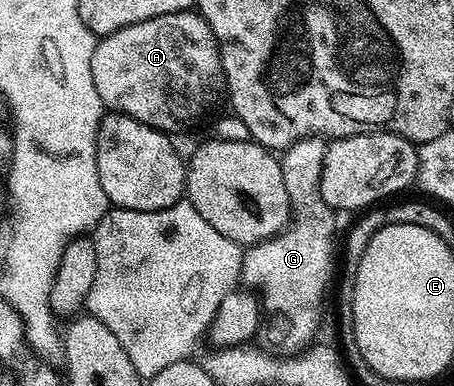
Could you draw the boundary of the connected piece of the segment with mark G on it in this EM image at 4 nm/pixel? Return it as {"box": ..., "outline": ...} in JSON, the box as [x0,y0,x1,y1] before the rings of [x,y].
{"box":[242,136,337,354],"outline":[[[307,136],[285,149],[281,163],[293,219],[278,236],[250,245],[243,254],[242,283],[256,293],[263,292],[261,306],[266,316],[261,336],[272,349],[283,354],[298,353],[316,339],[319,318],[314,306],[331,276],[331,263],[337,260],[337,244],[331,241],[335,236],[333,209],[323,201],[319,189],[327,146],[324,137]]]}

